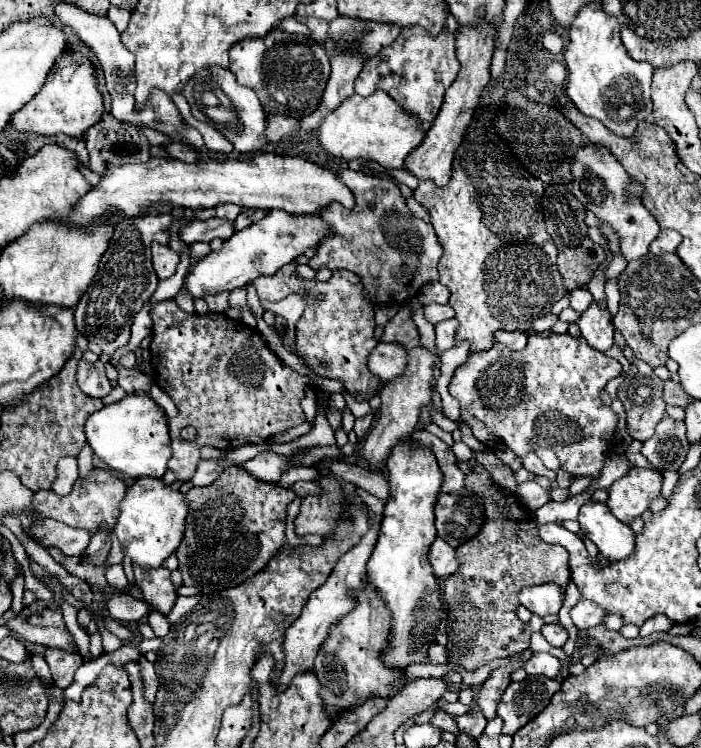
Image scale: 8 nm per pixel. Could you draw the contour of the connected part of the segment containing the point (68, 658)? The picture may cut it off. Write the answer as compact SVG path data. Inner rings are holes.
M46 648L44 658L52 670L52 678L54 678L54 686L62 688L62 686L70 686L74 672L82 666L82 658L80 654L72 654L72 652L62 652L58 648Z

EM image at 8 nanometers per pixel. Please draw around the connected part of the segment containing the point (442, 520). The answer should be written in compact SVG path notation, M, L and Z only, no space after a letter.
M440 494L434 514L438 536L452 548L472 540L486 520L482 498L476 494Z

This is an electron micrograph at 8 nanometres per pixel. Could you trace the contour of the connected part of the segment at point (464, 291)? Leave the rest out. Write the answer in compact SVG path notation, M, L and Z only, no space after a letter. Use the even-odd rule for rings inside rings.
M478 126L478 128L468 130L466 138L462 140L460 148L456 150L454 164L452 164L452 178L450 178L450 182L444 188L438 188L432 180L422 180L420 186L414 190L414 198L424 208L428 208L430 222L432 222L432 226L436 230L440 246L444 248L444 254L442 254L440 264L438 264L438 272L440 272L440 282L444 286L448 286L448 290L450 290L450 306L456 310L456 318L460 322L458 332L456 332L456 340L464 340L464 338L470 340L472 342L472 350L476 350L476 352L478 350L486 350L486 348L492 346L492 334L496 330L522 330L522 328L530 328L532 320L536 320L538 316L548 314L550 308L566 294L566 288L564 288L564 282L562 282L562 276L560 276L558 264L556 264L556 254L558 254L556 252L556 244L554 244L554 240L550 238L550 234L546 232L546 226L544 226L544 214L542 214L542 208L540 208L542 194L544 194L544 182L540 178L536 178L534 174L530 174L510 154L510 144L506 140L502 140L492 126Z

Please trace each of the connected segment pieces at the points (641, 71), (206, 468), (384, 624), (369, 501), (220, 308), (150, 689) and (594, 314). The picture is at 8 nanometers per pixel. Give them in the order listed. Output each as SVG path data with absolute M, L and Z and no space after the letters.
M600 4L582 8L568 36L570 44L564 52L568 68L568 98L584 116L600 120L618 136L632 136L636 126L648 120L652 114L650 84L654 68L650 68L650 64L646 62L636 62L628 56L624 44L620 42L618 22L606 16Z
M200 462L198 464L198 470L196 470L196 474L194 474L194 478L192 478L192 484L194 486L208 486L208 484L212 484L216 478L218 478L218 474L222 472L222 468L218 466L218 464L214 464L214 462Z
M366 584L366 588L362 592L356 592L354 596L358 600L358 608L354 608L354 612L346 614L338 624L334 624L314 662L314 672L322 686L320 692L326 700L326 710L330 712L332 720L372 696L390 696L388 686L398 684L398 678L402 674L386 668L380 660L380 650L386 646L386 640L390 636L390 612L386 604L382 604L380 596L370 584Z
M358 487L356 488L355 492L361 497L362 501L373 513L382 514L385 505L382 500Z
M224 292L224 294L218 294L218 296L208 296L208 298L206 298L206 304L208 304L208 308L210 308L212 312L224 314L224 312L230 308L228 298L230 298L230 292Z
M144 656L138 662L140 662L140 672L142 672L142 682L144 682L144 698L146 702L152 704L158 690L158 678L154 674L154 666Z
M592 302L590 308L580 316L578 326L582 330L582 338L596 350L604 352L614 344L614 326L612 314L606 304Z

